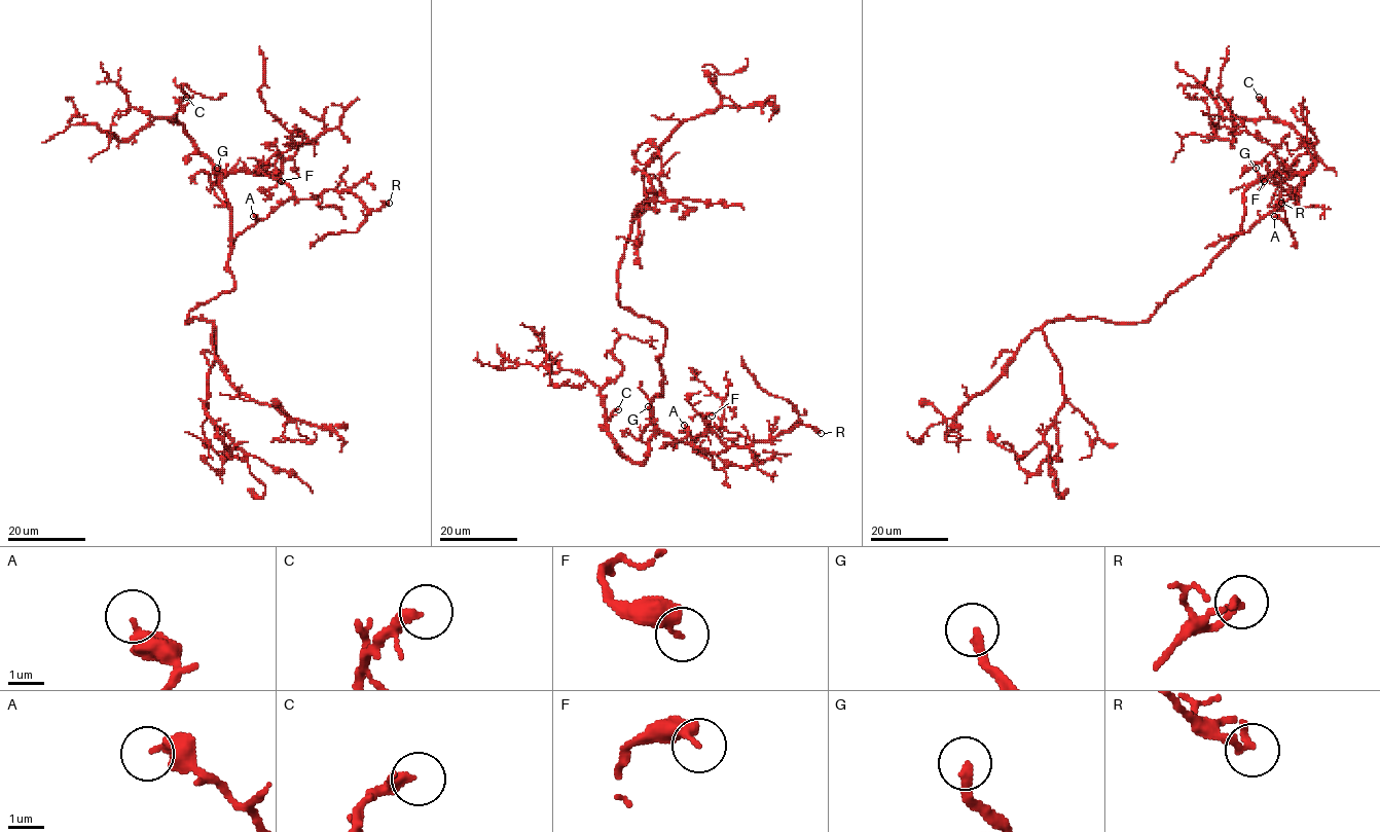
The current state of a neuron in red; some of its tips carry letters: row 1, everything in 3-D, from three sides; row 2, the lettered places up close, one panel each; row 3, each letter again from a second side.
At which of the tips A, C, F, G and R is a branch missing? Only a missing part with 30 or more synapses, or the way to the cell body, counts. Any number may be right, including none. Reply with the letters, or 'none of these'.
C, G

